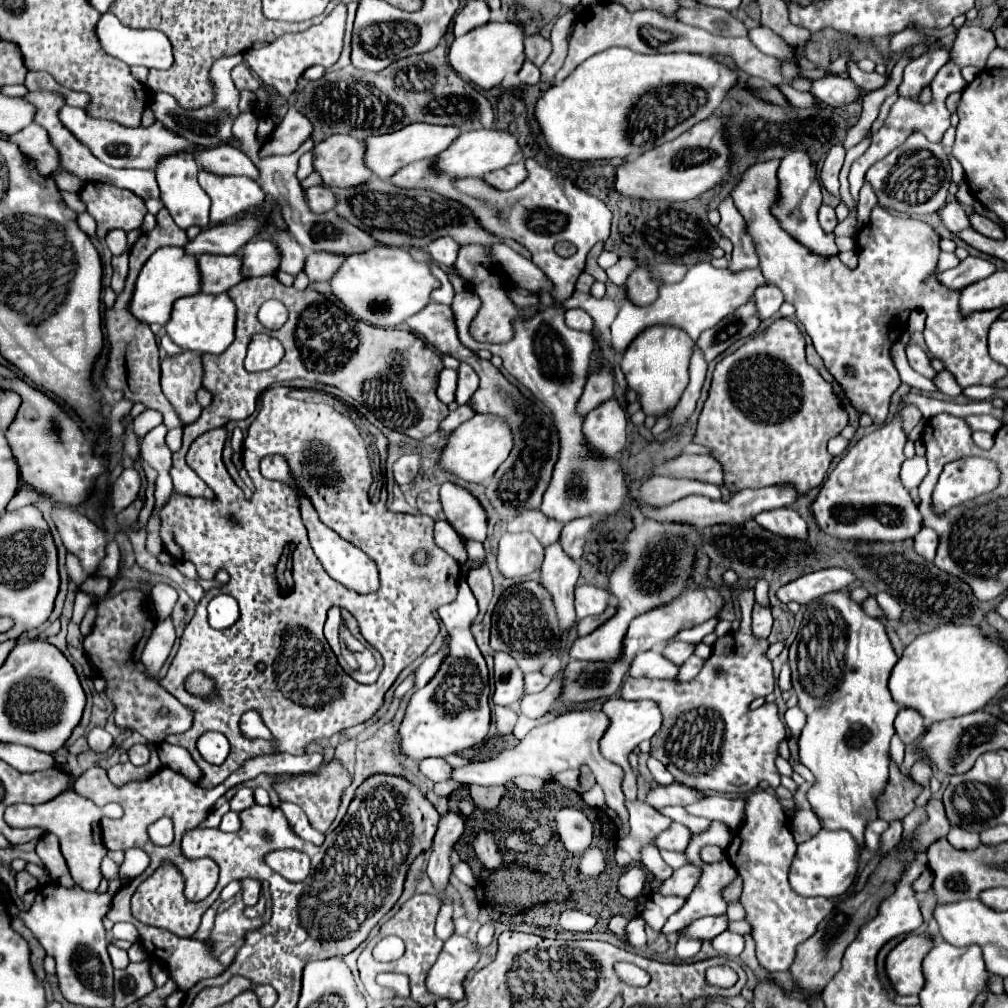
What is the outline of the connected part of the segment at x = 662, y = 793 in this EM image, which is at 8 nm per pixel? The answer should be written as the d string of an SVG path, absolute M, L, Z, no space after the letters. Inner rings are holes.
M678 782L670 784L670 786L660 786L660 788L654 788L650 790L648 794L648 804L654 806L656 810L658 808L664 808L664 806L688 806L688 804L694 804L694 802L700 802L706 794L700 792L700 790L694 790L694 788L688 788L688 786L682 786Z

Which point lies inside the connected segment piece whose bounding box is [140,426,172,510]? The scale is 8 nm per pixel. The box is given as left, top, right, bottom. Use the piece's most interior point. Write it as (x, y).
(154, 450)

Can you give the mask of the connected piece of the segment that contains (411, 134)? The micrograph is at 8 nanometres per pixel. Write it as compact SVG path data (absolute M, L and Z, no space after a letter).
M410 124L404 126L398 132L392 134L382 134L382 136L372 136L366 138L366 166L378 176L378 178L390 178L394 176L400 168L408 166L410 162L424 160L424 158L434 158L442 150L446 150L456 138L460 130L456 126L434 126L434 124Z

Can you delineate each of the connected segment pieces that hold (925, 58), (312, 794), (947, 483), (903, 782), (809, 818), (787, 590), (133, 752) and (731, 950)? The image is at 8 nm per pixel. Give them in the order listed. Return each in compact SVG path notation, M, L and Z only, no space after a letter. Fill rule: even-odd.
M940 46L930 48L928 52L918 56L916 60L912 60L904 70L904 80L898 88L898 94L906 96L906 98L912 98L912 100L918 100L920 90L932 82L936 72L948 60L950 60L950 50L940 48Z
M330 760L328 764L320 766L320 772L308 772L308 774L281 774L274 778L274 790L280 798L280 802L294 802L298 804L310 824L318 830L318 832L326 832L328 826L332 824L332 820L336 818L336 812L340 806L340 796L344 792L344 788L352 782L350 772L338 762L338 760Z
M960 458L944 466L940 480L932 492L932 508L944 514L980 494L992 492L1000 482L1000 470L986 458Z
M890 760L890 778L882 794L876 798L878 802L878 818L886 822L902 820L908 812L914 810L914 800L920 796L924 788L920 788L912 778L904 776L900 768Z
M798 810L792 820L792 834L798 844L814 837L820 832L820 820L812 810Z
M826 568L826 570L806 574L802 578L798 578L796 582L788 582L788 586L782 586L776 592L776 598L782 604L788 604L788 602L808 604L808 602L820 598L822 594L846 588L850 582L854 582L852 572L848 572L844 568Z
M134 744L128 750L128 756L130 756L130 762L134 766L144 766L150 760L150 748L146 744Z
M726 930L726 932L722 932L720 936L716 936L716 938L712 940L712 944L714 944L714 948L716 948L716 952L718 952L720 956L738 958L738 956L742 954L742 950L744 950L744 936Z

